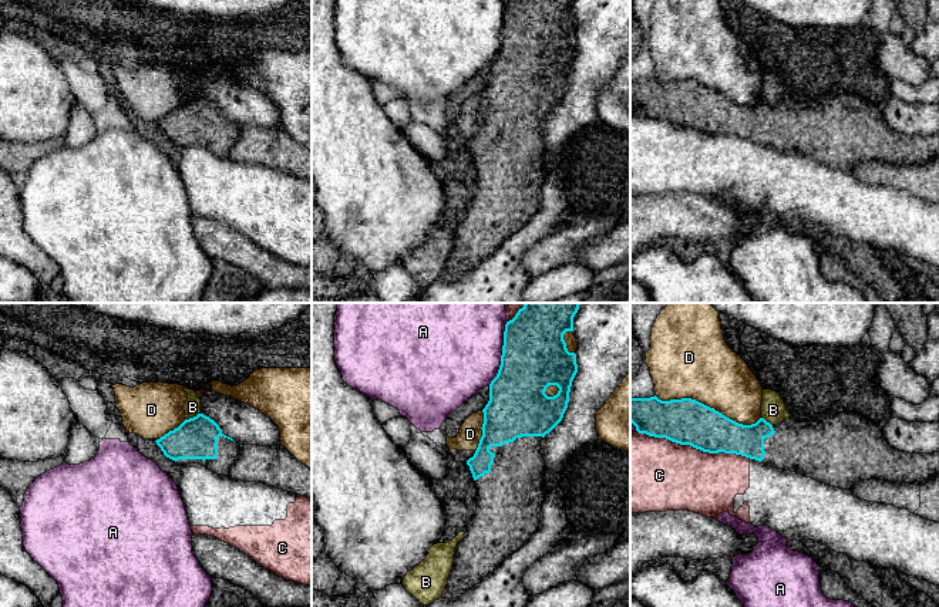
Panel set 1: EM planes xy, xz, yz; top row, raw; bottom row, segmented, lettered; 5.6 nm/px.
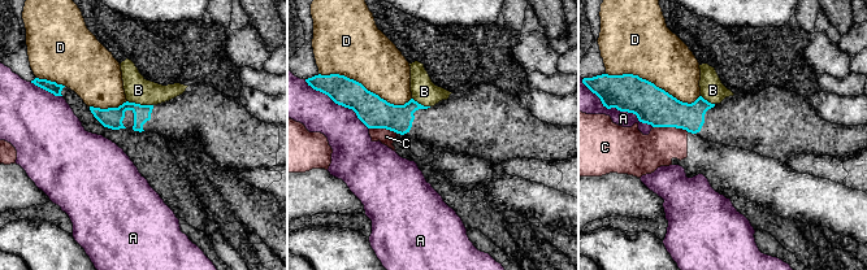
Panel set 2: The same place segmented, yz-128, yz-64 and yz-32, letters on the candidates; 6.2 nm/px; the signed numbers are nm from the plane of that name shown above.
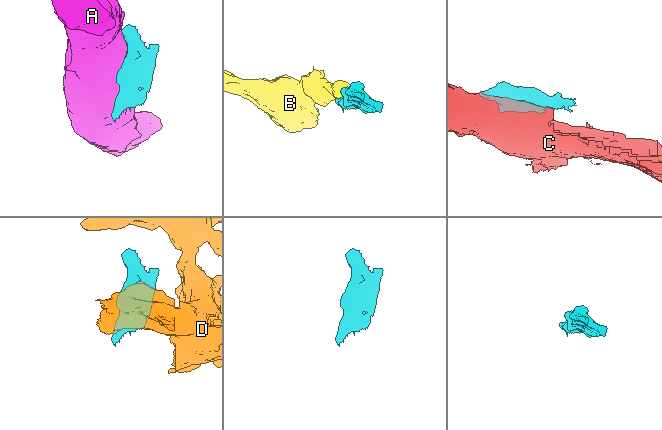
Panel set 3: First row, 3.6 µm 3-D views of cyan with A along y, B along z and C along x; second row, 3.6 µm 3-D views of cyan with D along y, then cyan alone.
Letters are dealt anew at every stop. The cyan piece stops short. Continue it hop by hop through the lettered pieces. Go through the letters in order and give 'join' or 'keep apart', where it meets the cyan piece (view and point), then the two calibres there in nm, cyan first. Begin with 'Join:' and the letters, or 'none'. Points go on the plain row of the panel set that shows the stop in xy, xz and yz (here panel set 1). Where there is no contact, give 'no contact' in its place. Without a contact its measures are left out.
Join: none
A: keep apart | xz (502, 34) | 360/440 nm
B: keep apart | xy (194, 98) | 240/100 nm
C: keep apart | yz (695, 128) | 260/400 nm
D: keep apart | yz (706, 87) | 260/400 nm

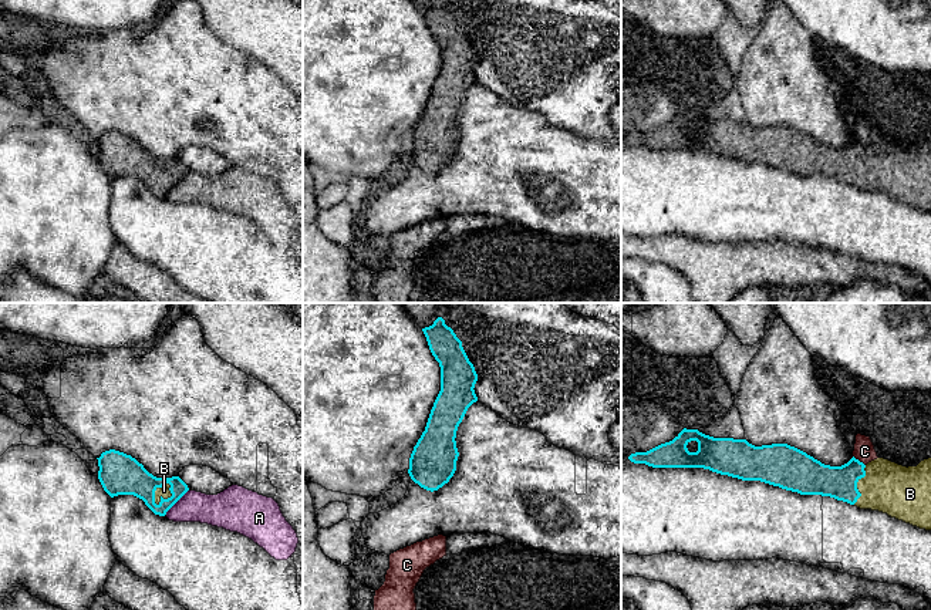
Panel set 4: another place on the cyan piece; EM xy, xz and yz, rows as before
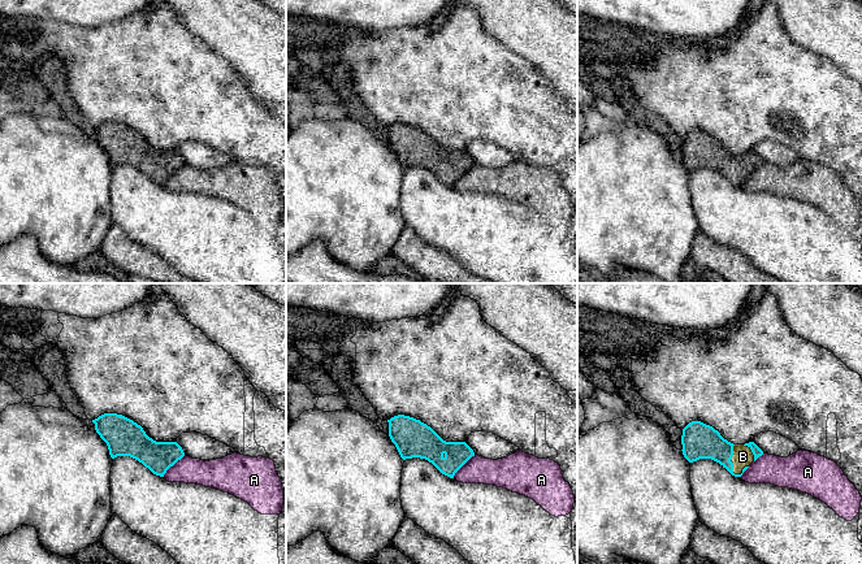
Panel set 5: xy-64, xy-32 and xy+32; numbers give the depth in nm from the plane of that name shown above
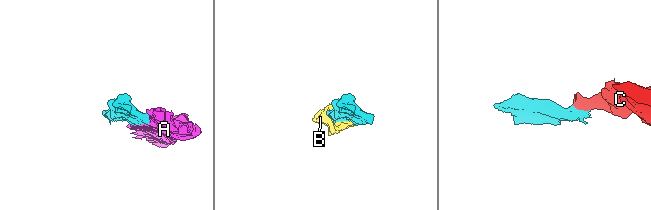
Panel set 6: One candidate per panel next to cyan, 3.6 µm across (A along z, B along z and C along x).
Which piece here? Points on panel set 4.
Join: B
A: keep apart | xy (176, 182) | 160/180 nm
B: join | xy (154, 174) | 240/60 nm
C: keep apart | yz (857, 141) | 190/120 nm

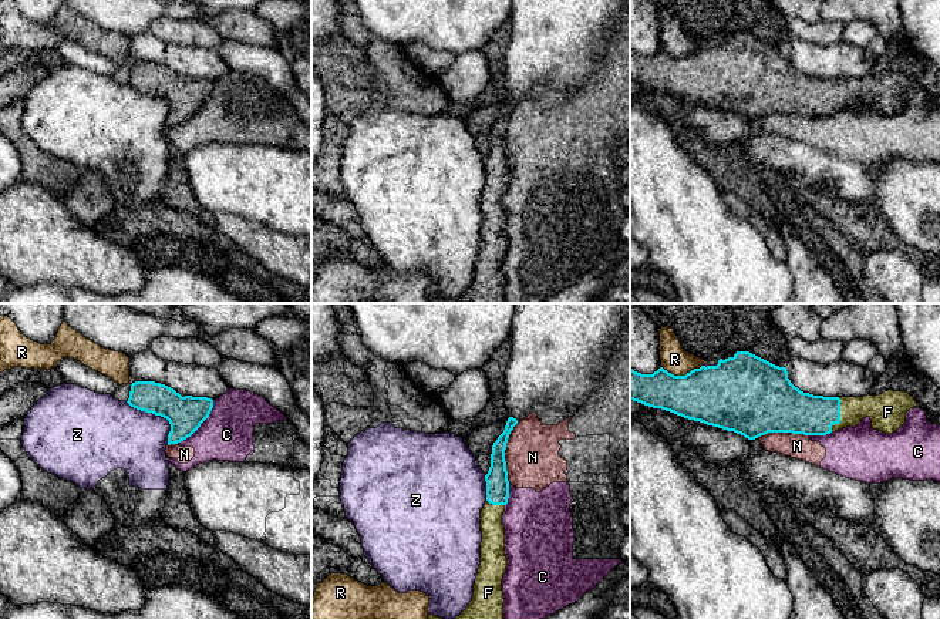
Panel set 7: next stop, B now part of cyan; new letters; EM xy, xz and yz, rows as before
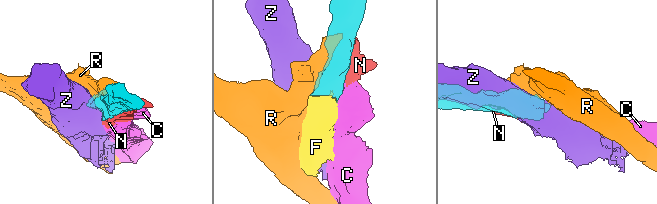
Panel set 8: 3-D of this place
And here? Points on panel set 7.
Join: F
C: keep apart | xy (201, 104) | 200/300 nm
F: join | yz (839, 97) | 240/170 nm
N: keep apart | xz (504, 133) | 130/300 nm
R: keep apart | yz (681, 57) | 340/160 nm
Z: keep apart | xy (158, 96) | 200/360 nm

